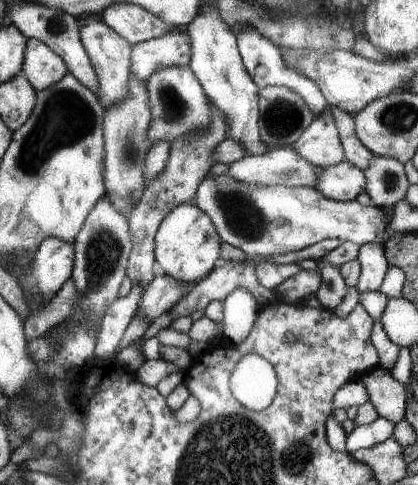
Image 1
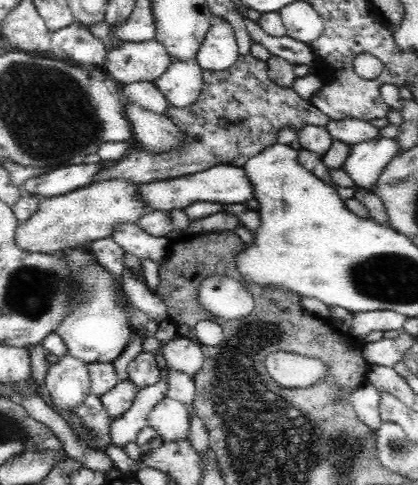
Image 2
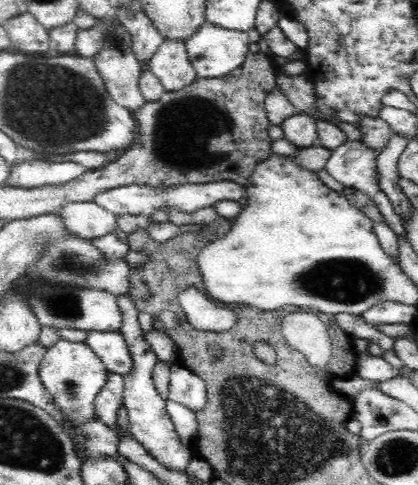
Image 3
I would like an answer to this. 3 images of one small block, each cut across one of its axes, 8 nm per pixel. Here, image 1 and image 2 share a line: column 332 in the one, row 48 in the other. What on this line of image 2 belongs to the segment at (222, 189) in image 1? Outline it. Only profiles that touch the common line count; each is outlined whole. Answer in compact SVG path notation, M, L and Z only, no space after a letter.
M212 16L210 30L196 54L196 62L202 66L202 70L222 72L234 66L238 58L240 58L240 48L232 24L220 16Z

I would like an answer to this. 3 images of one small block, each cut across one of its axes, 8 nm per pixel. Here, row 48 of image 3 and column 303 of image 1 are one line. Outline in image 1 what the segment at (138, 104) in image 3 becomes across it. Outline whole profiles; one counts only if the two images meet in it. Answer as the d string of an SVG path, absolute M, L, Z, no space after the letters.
M267 86L259 90L259 136L267 144L267 148L283 148L293 146L297 138L311 126L315 120L315 114L309 110L309 106L299 98L291 88L287 86Z

